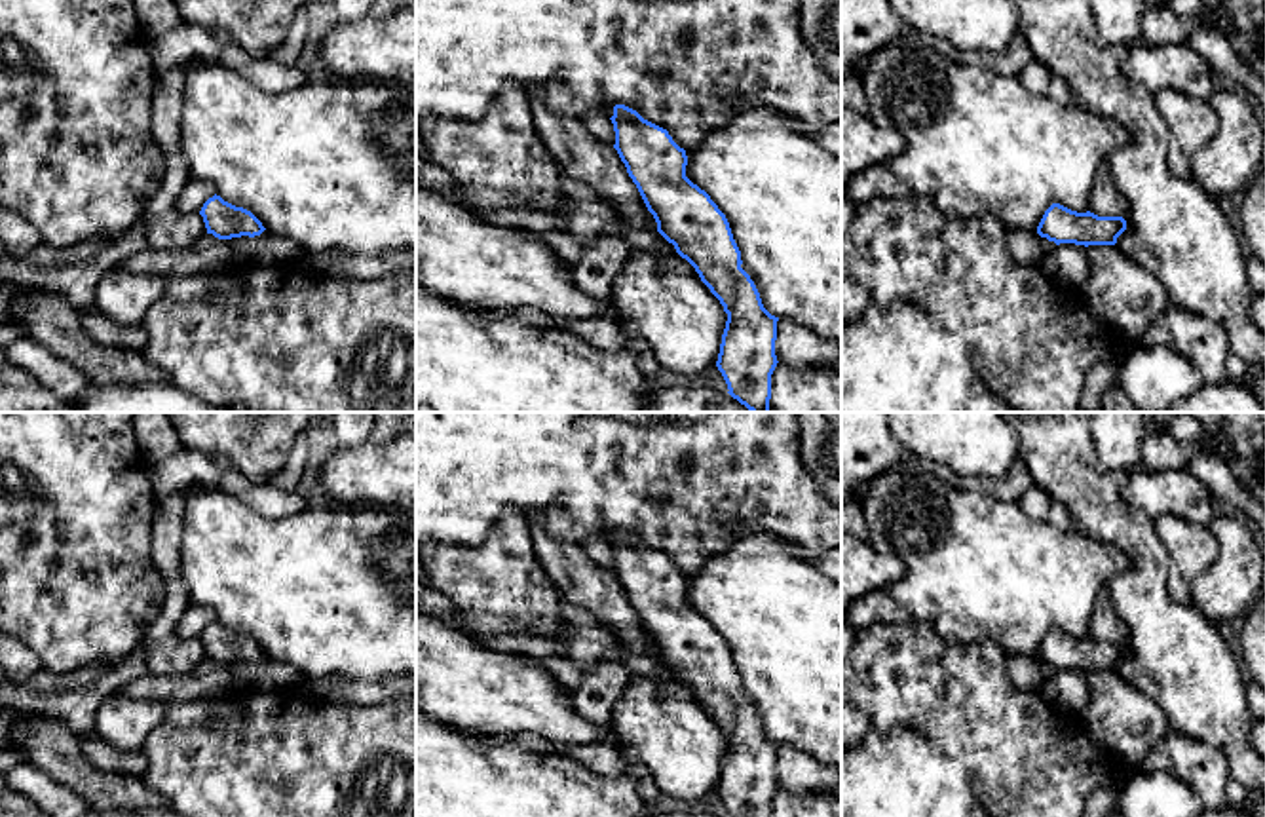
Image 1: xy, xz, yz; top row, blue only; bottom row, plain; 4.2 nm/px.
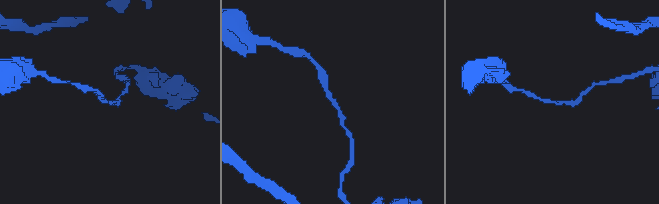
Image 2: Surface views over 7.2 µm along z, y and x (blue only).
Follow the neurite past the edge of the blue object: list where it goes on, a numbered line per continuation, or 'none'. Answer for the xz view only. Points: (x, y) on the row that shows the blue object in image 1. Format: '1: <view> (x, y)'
none

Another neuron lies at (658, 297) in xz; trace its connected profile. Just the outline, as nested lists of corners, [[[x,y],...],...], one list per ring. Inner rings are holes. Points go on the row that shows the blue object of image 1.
[[[632,249],[610,302],[621,332],[651,346],[655,367],[682,376],[716,367],[727,314],[678,253]]]

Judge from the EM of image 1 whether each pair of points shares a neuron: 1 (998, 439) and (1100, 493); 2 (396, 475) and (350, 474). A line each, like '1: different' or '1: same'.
1: different
2: same

